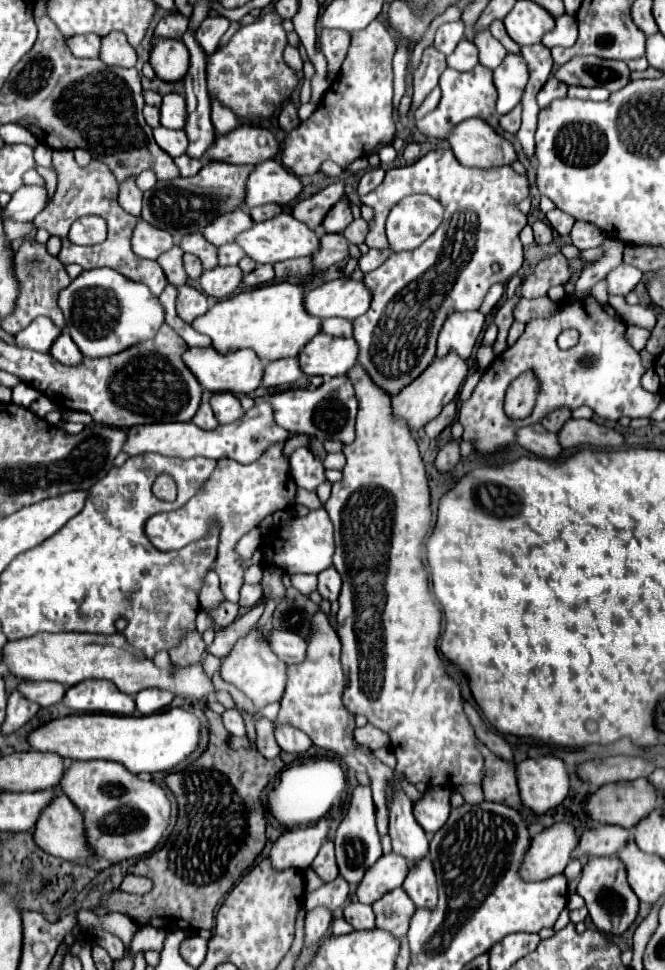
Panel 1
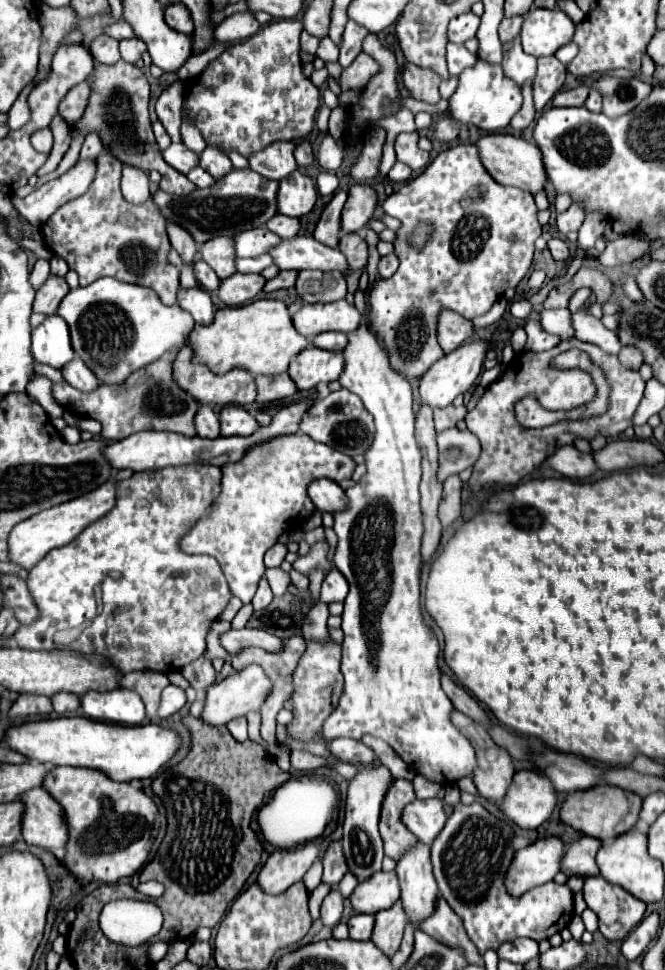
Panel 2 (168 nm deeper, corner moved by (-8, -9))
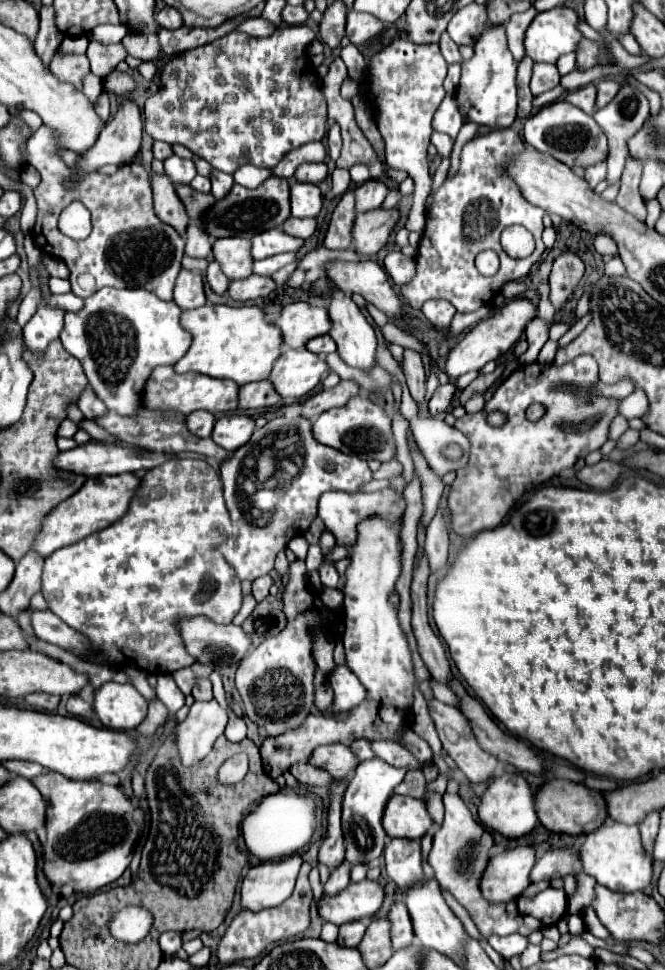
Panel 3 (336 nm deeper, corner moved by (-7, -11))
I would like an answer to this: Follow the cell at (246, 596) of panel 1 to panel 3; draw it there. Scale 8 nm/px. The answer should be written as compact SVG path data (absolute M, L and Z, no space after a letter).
M263 575L263 577L255 579L255 581L253 581L253 597L255 597L257 601L263 601L263 599L269 595L269 587L271 587L271 585L273 585L271 575Z

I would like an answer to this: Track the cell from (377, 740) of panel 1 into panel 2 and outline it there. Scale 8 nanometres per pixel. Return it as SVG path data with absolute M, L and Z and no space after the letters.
M334 739L328 749L342 761L350 761L350 763L370 763L376 759L376 753L366 747L362 741L356 739Z

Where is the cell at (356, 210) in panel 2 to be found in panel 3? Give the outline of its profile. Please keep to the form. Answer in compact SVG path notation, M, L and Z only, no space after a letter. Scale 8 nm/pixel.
M369 179L369 181L365 181L363 185L359 185L355 189L357 213L381 207L385 195L387 195L387 185L381 179Z

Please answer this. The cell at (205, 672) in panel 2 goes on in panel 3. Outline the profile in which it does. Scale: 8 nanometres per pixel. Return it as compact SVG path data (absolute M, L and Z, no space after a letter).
M203 679L193 687L193 697L195 701L211 701L213 699L213 691L211 691L211 681Z

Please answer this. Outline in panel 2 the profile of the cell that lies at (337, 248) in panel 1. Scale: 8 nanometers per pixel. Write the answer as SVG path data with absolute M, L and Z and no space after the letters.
M348 233L340 237L340 251L346 255L348 265L352 271L358 271L368 261L368 245L364 239L360 239L358 233Z

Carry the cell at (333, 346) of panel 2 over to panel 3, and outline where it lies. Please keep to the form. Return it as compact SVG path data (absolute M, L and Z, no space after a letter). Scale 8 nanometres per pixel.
M321 335L321 337L311 339L305 347L307 347L309 351L313 351L313 353L327 355L327 353L333 353L333 351L335 351L335 341L333 341L329 335Z

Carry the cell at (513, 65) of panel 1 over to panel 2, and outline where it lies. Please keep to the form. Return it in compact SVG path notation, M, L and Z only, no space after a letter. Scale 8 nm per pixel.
M514 39L504 45L502 69L508 79L516 81L516 85L522 87L524 81L532 81L536 77L536 57L526 55L522 51L520 39Z

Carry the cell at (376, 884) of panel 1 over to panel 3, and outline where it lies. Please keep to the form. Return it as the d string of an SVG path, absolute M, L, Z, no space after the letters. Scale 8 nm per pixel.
M361 881L349 883L339 895L329 897L323 895L317 901L319 915L335 925L343 925L347 921L359 921L371 917L379 911L383 903L383 889L377 881Z

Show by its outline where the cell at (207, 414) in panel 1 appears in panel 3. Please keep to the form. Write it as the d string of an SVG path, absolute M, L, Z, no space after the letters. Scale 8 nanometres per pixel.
M195 411L195 413L187 415L187 427L197 437L211 437L213 425L215 425L215 415L213 413Z

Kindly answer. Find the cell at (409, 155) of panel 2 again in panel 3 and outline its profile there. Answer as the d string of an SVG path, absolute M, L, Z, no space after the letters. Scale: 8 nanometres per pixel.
M395 37L389 45L377 51L365 75L367 101L375 113L375 123L385 139L385 157L393 169L403 169L415 183L413 207L405 227L409 231L422 233L425 228L423 205L431 191L427 147L431 139L431 119L439 103L445 97L443 79L447 75L447 63L435 43L411 43L409 39Z

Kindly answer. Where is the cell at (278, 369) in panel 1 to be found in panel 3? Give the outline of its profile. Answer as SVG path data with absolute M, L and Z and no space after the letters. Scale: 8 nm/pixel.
M247 383L239 387L239 409L265 409L279 403L279 395L271 383Z

